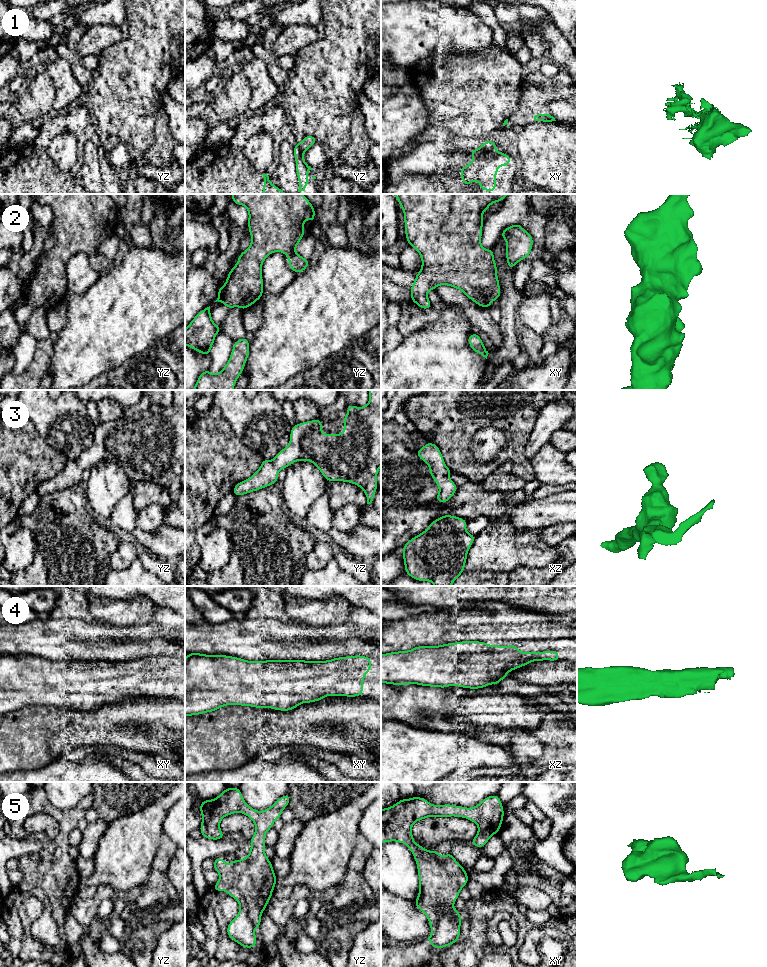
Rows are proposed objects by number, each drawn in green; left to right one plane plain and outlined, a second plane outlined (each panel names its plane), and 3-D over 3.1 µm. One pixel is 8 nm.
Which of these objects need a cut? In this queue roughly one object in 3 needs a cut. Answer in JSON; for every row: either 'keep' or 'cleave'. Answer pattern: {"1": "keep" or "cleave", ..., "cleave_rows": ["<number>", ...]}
{"1": "cleave", "2": "keep", "3": "keep", "4": "keep", "5": "cleave", "cleave_rows": ["1", "5"]}

